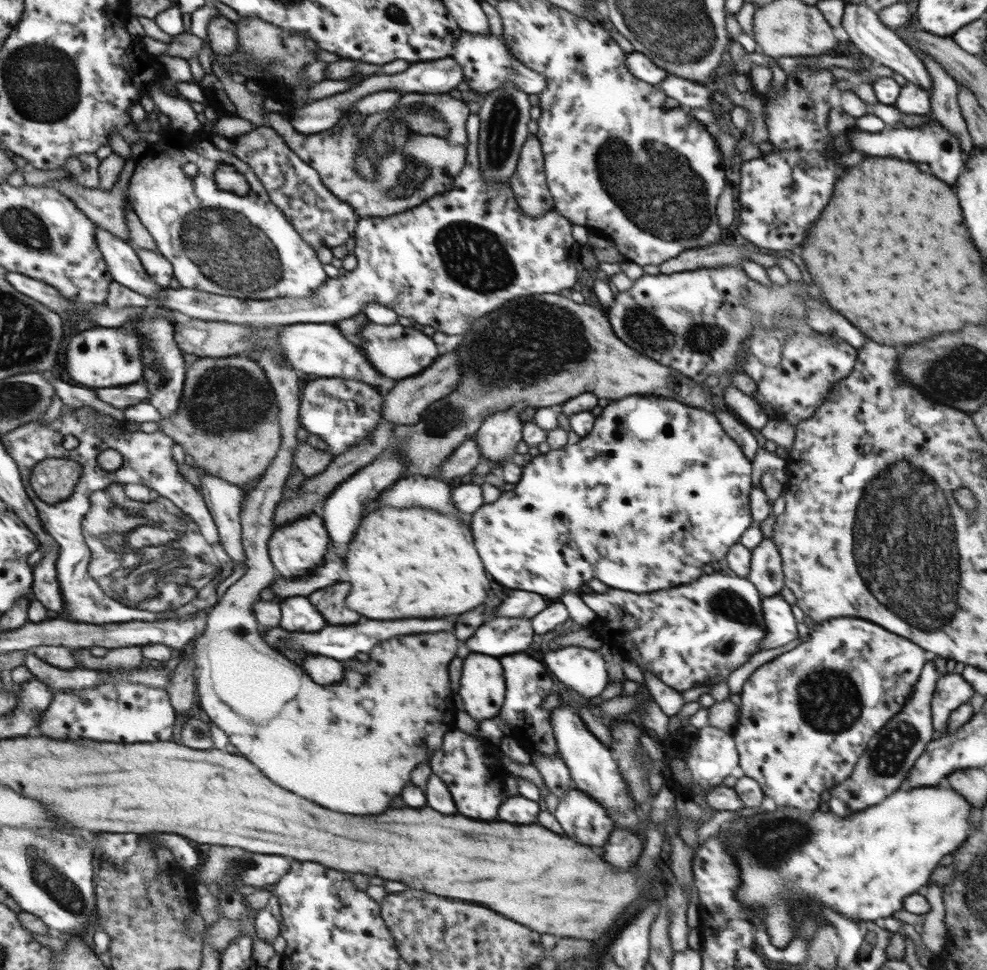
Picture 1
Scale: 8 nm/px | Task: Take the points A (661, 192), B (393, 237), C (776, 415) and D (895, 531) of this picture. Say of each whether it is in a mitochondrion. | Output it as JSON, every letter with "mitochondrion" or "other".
{"A":"mitochondrion","B":"other","C":"other","D":"mitochondrion"}

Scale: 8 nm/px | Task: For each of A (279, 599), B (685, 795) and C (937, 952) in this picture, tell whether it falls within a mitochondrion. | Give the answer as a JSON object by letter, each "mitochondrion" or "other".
{"A":"other","B":"other","C":"other"}

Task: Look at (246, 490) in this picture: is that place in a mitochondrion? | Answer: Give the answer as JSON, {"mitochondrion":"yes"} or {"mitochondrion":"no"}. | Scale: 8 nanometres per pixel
{"mitochondrion":"no"}

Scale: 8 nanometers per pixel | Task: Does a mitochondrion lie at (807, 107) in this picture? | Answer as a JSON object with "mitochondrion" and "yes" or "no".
{"mitochondrion":"no"}

